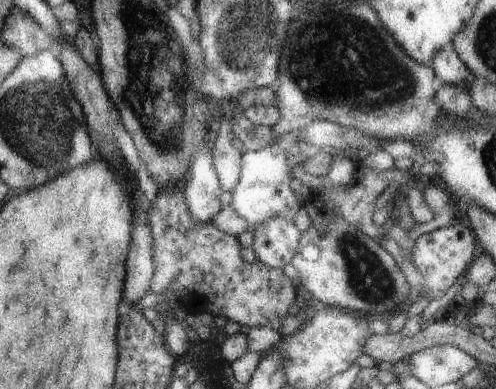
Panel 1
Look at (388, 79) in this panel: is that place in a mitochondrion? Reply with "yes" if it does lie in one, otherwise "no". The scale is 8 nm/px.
yes

